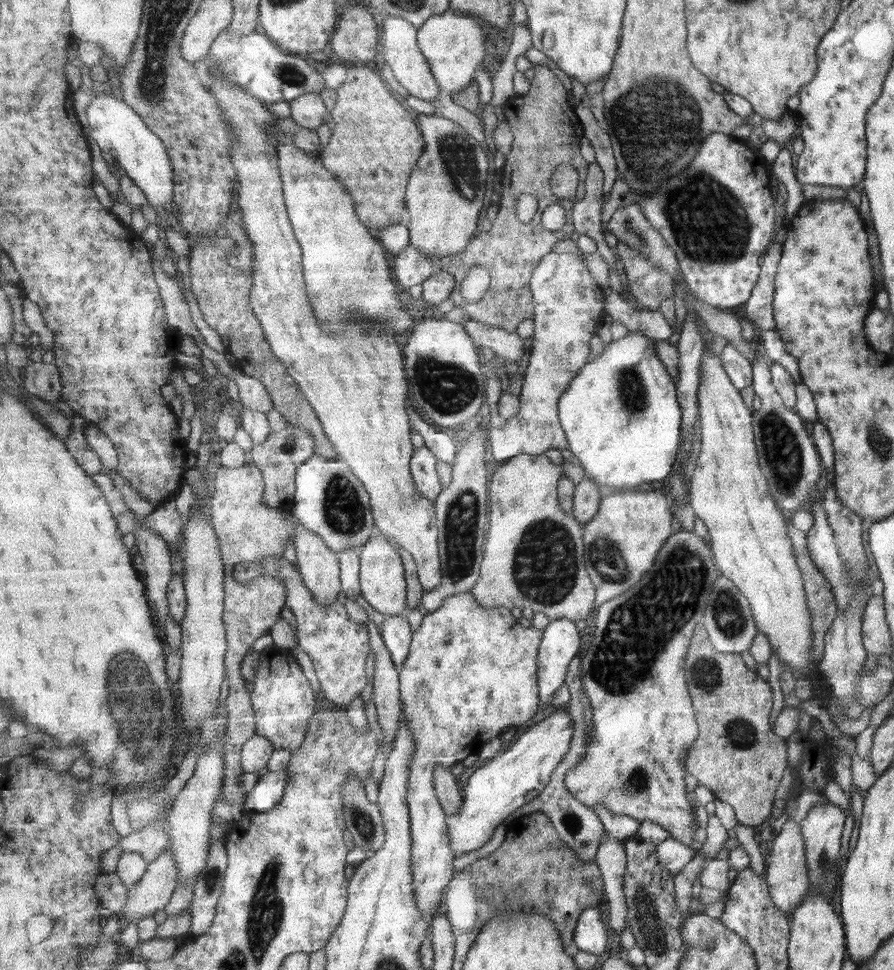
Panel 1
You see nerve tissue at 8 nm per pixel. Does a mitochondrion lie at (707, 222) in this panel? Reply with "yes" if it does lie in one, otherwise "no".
yes

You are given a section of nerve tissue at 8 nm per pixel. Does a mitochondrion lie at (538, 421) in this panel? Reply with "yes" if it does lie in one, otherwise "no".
no

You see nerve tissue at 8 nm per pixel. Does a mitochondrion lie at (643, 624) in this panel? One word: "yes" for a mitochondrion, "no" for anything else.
yes

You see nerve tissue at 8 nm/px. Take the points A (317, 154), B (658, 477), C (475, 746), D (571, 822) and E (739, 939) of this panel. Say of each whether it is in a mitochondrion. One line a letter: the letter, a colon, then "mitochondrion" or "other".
A: other
B: other
C: other
D: mitochondrion
E: other

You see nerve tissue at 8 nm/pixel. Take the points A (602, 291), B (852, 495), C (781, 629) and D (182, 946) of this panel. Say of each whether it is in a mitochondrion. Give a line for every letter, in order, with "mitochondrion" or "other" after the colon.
A: other
B: other
C: other
D: other

